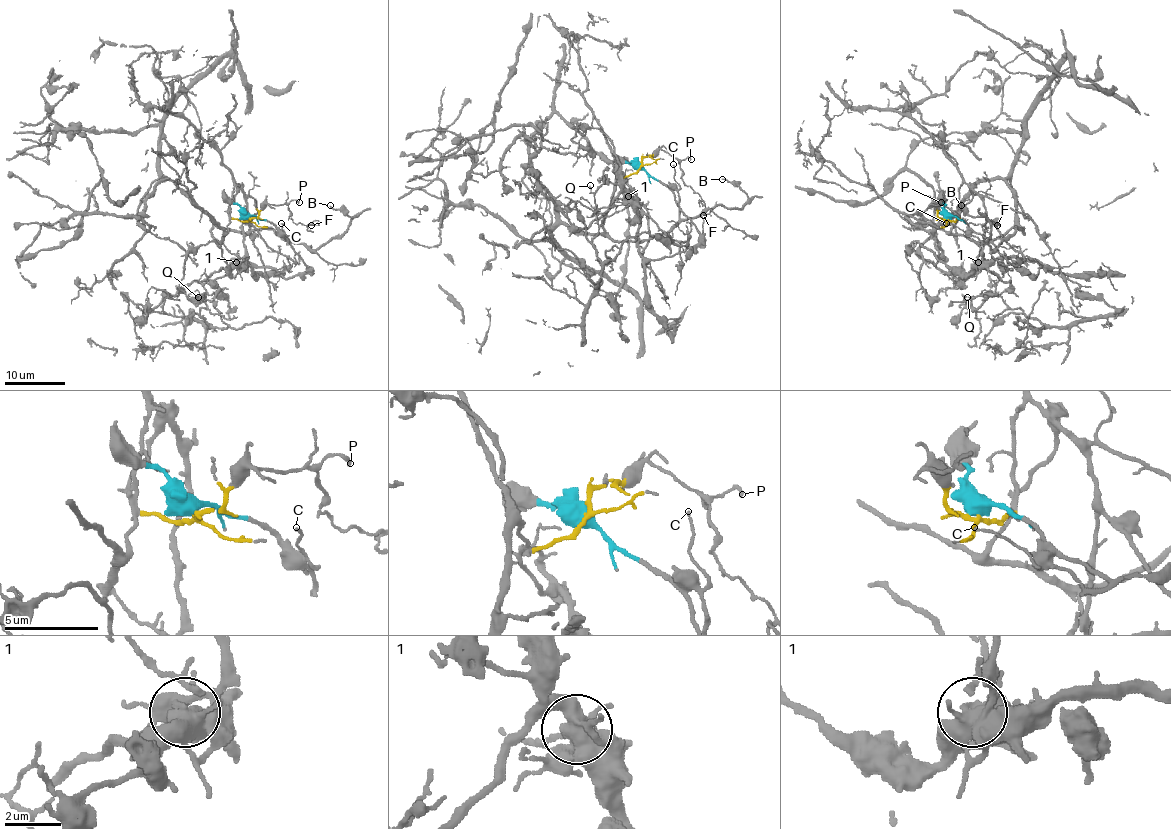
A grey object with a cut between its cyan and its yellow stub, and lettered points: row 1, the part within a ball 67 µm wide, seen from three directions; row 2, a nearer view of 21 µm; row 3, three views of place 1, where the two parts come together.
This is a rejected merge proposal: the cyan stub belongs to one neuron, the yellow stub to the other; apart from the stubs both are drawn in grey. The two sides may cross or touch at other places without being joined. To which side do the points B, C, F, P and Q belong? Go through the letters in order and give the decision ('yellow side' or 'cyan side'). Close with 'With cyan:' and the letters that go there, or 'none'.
B: cyan side
C: cyan side
F: yellow side
P: yellow side
Q: cyan side
With cyan: B, C, Q

